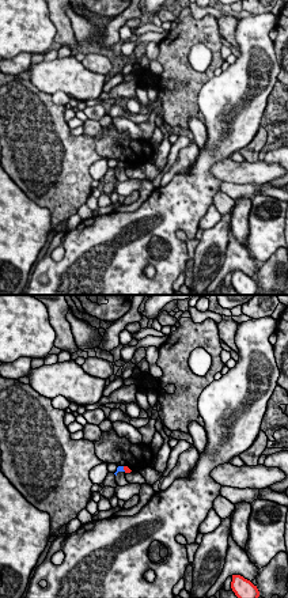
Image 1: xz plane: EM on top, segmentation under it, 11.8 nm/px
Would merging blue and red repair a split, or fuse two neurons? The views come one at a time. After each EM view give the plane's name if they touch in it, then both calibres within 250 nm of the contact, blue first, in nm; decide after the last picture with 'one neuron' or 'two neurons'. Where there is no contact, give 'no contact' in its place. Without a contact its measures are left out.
xz | 60/70 nm

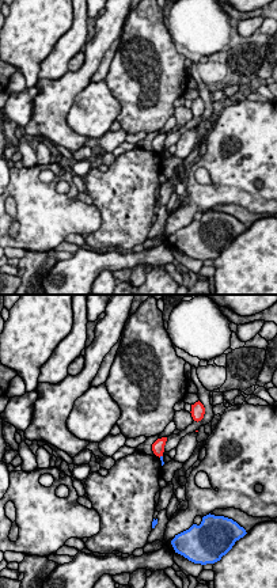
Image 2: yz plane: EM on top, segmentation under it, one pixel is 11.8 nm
no contact

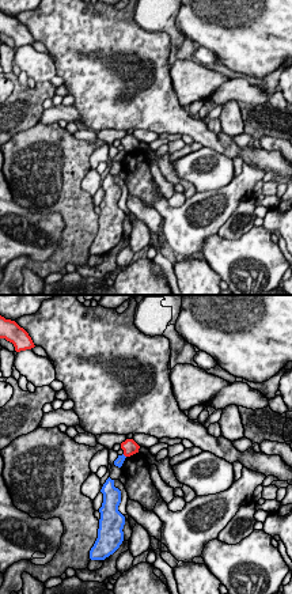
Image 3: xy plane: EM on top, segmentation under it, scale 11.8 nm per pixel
xy | 100/180 nm

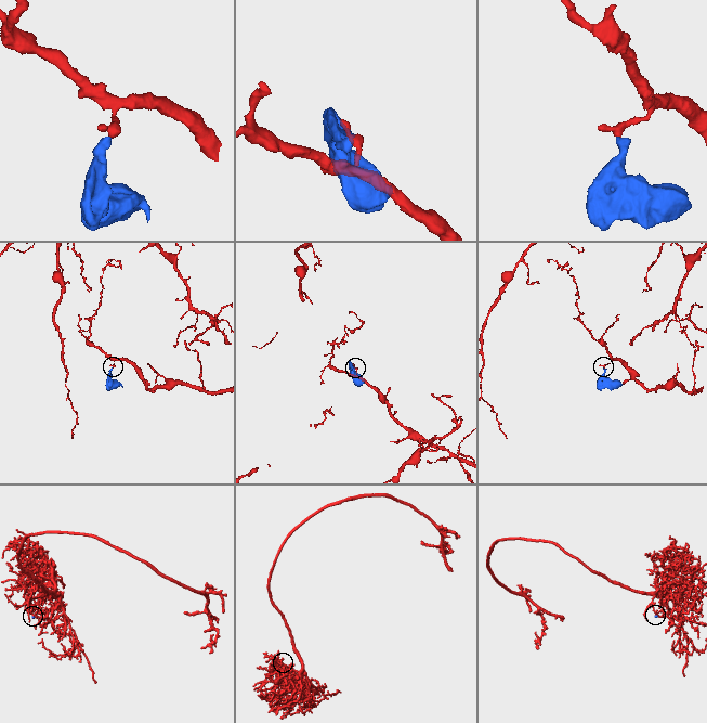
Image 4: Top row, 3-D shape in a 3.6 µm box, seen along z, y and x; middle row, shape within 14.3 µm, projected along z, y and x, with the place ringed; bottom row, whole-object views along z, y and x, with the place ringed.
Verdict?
two neurons

